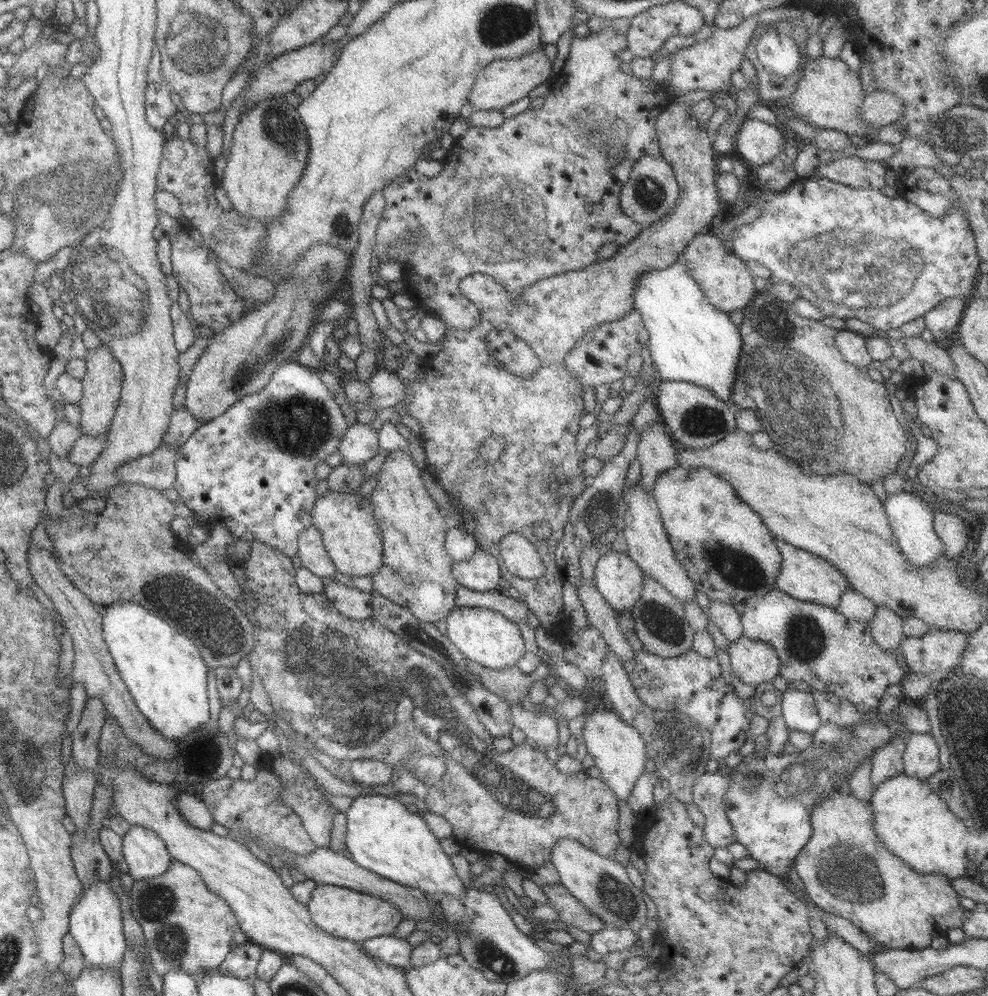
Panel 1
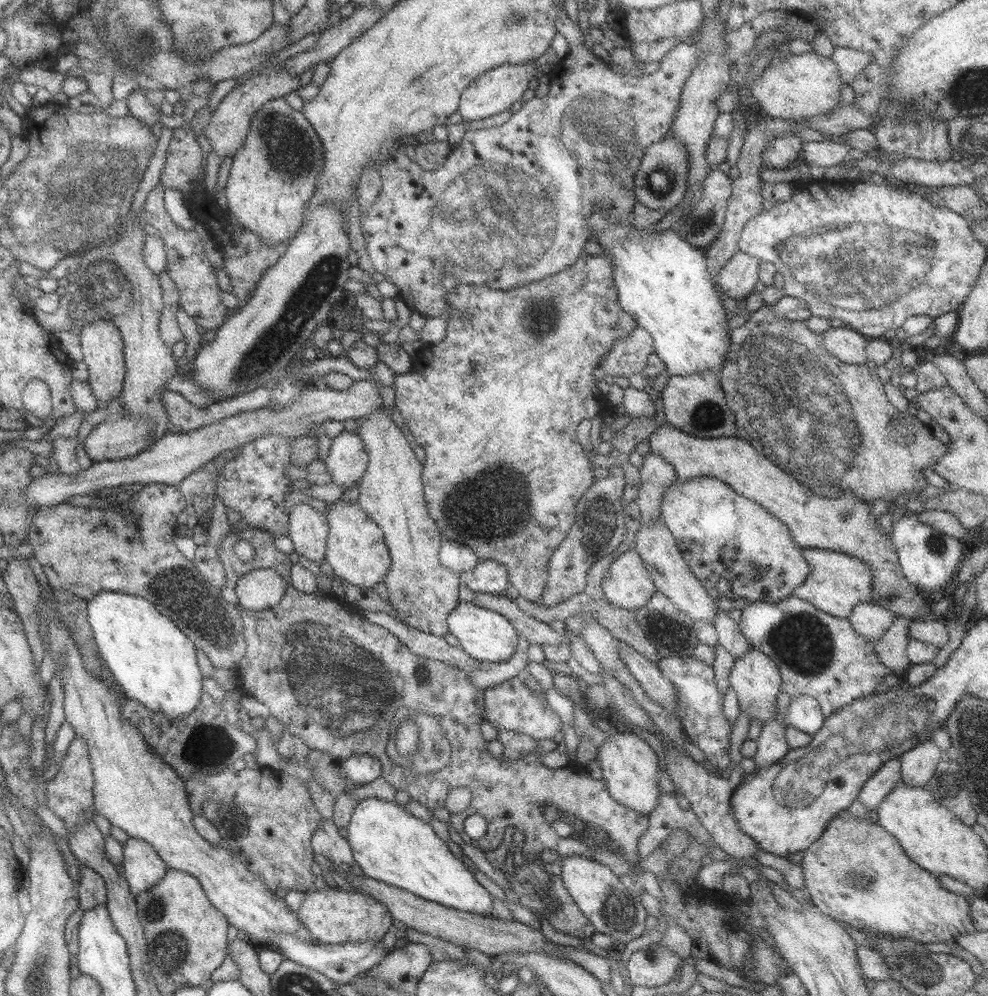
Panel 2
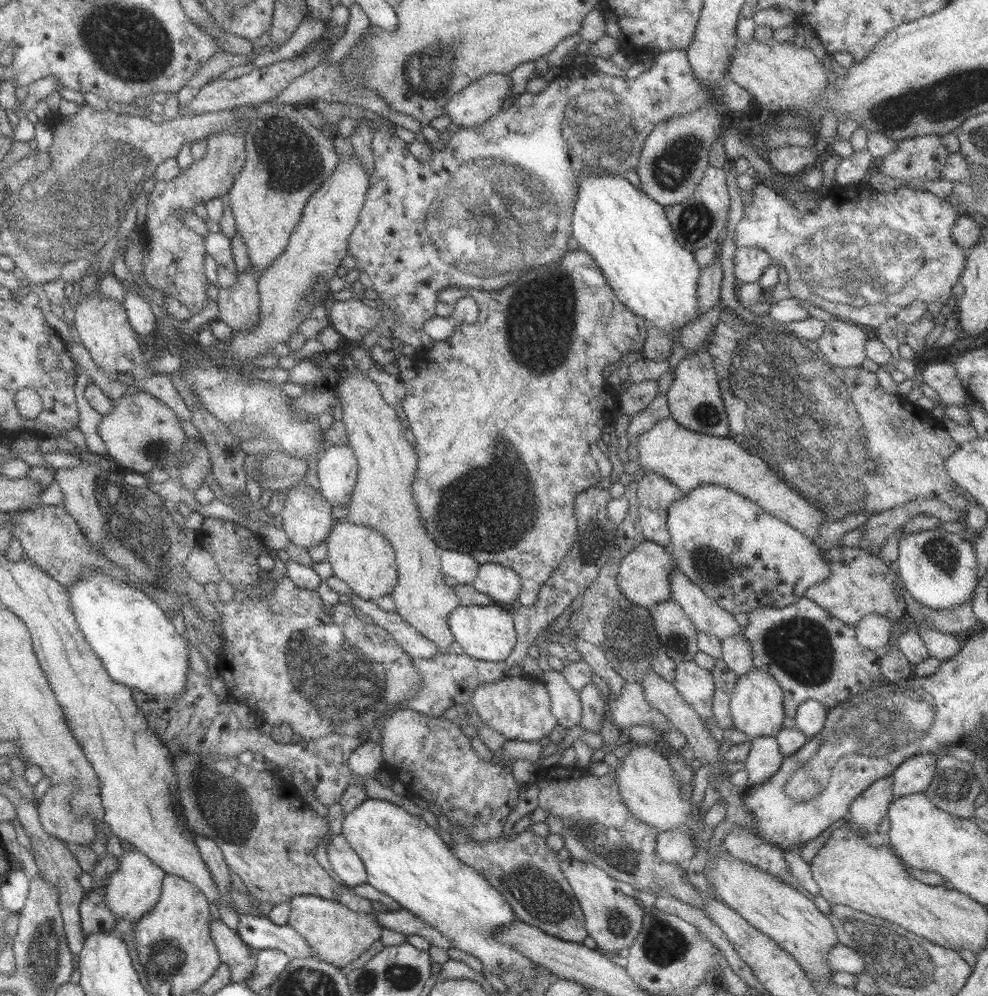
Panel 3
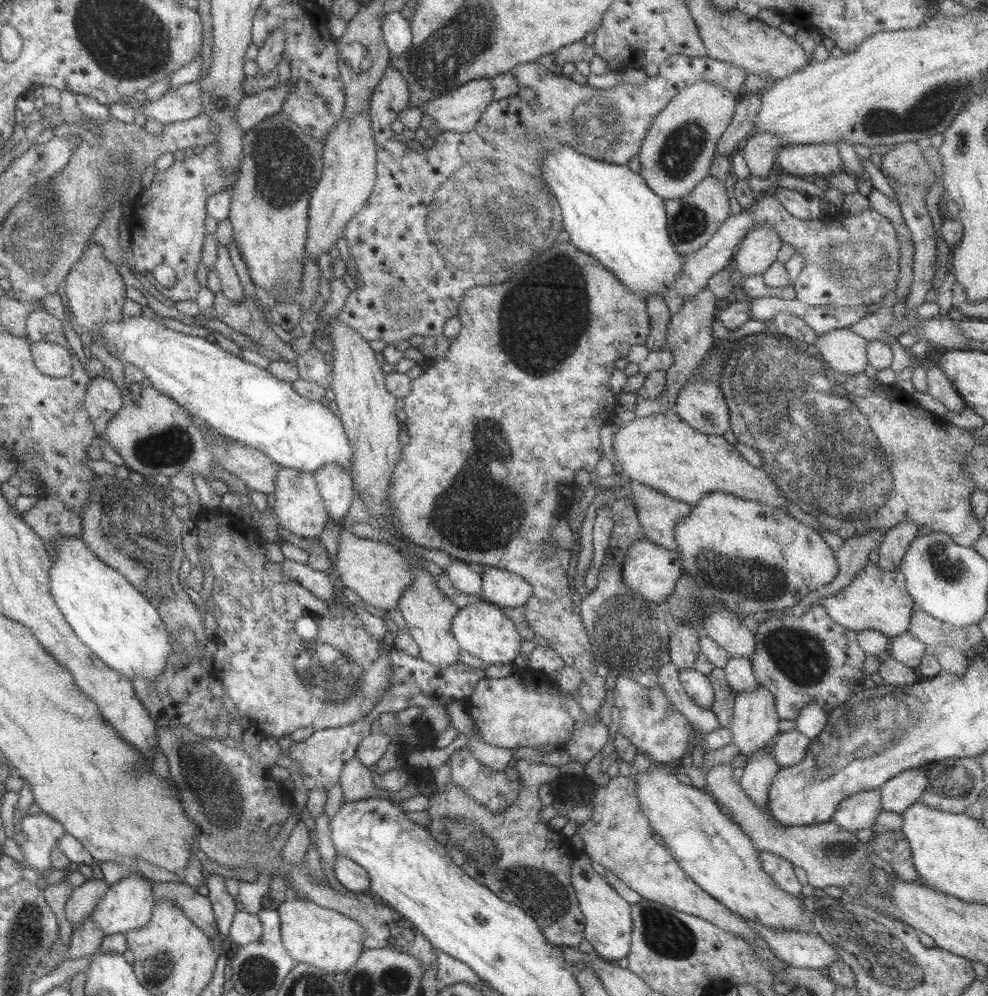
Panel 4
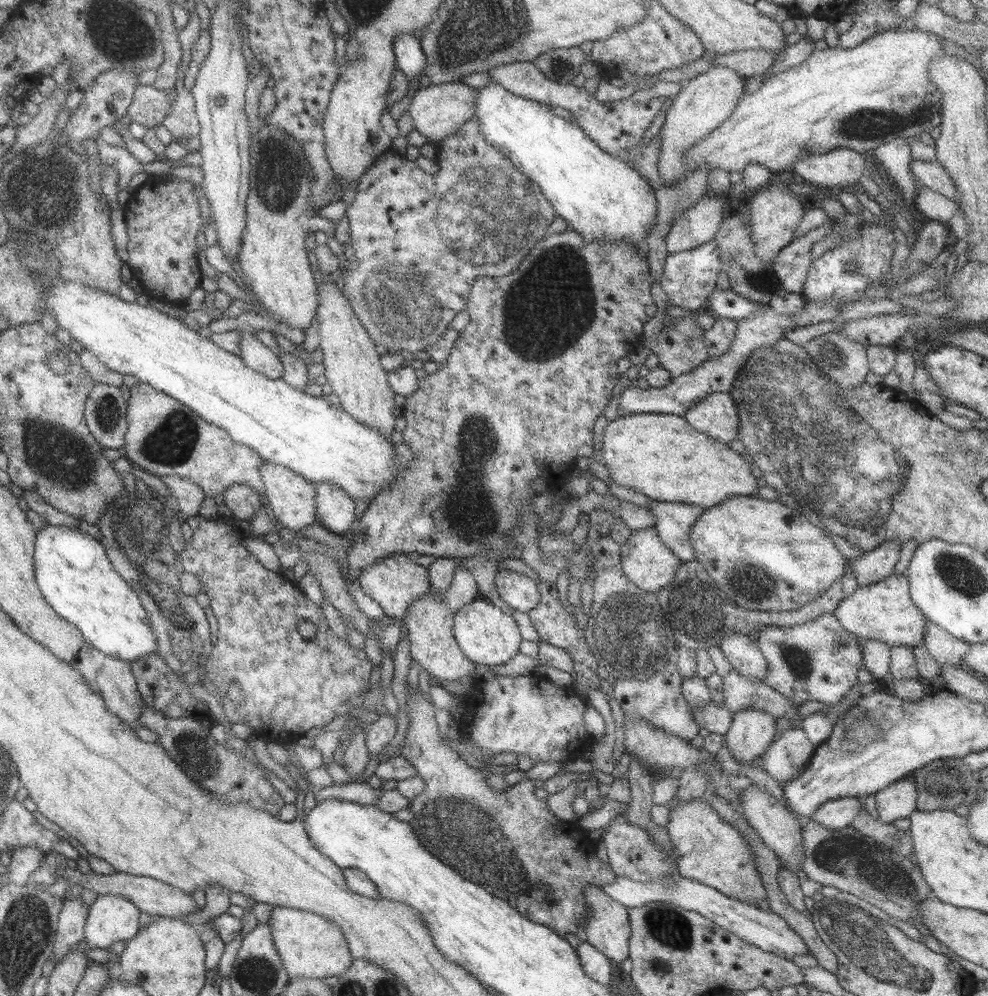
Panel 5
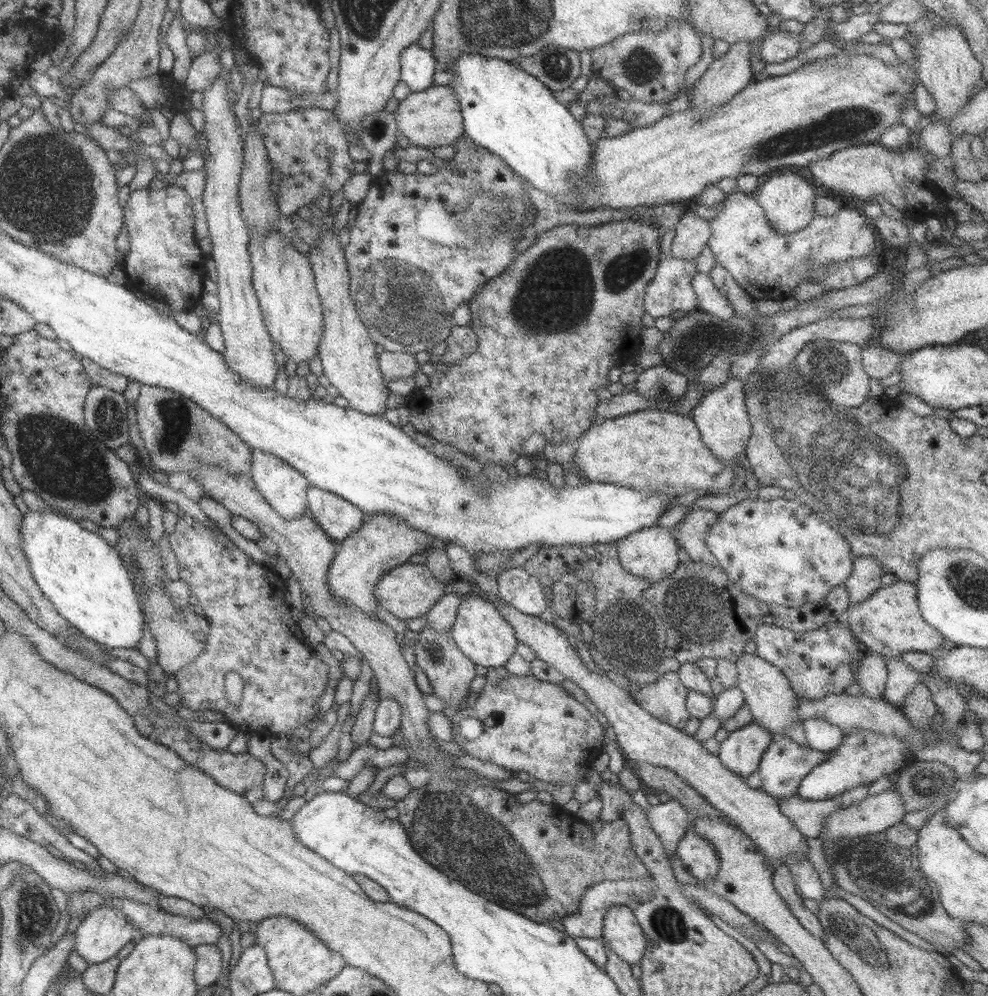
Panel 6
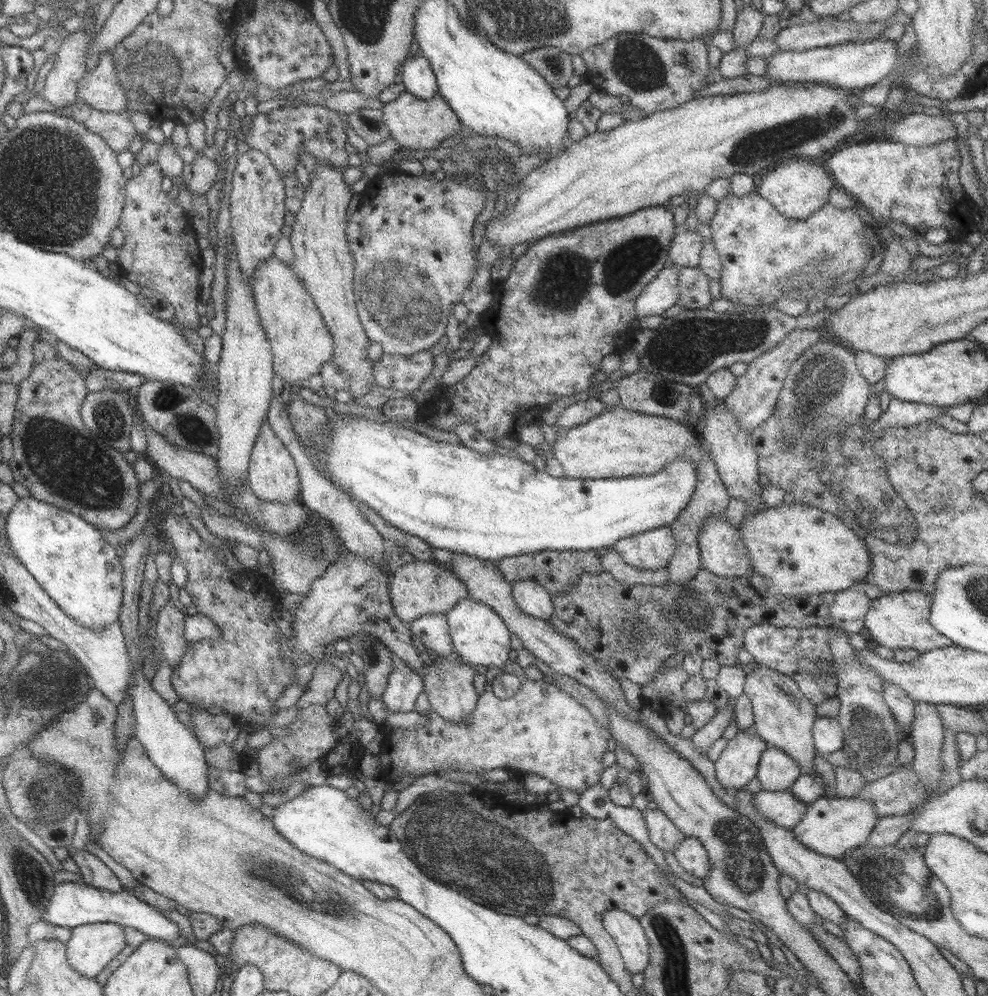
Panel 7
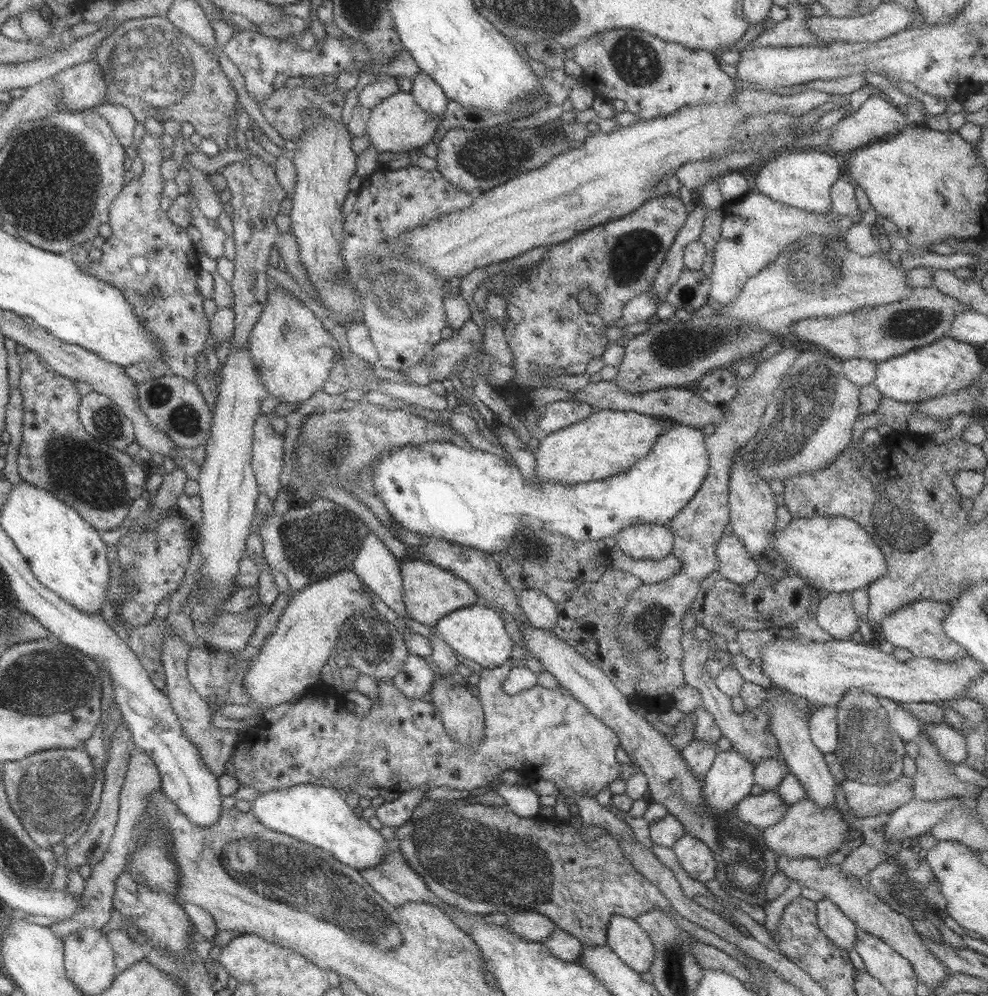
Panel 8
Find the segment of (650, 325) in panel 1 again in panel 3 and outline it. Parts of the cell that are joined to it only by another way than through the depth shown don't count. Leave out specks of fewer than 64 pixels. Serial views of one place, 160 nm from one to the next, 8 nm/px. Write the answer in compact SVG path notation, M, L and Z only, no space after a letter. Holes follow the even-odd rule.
M580 175L578 179L578 191L576 191L576 205L574 206L574 213L572 213L572 238L578 242L580 250L586 251L596 261L596 264L601 268L603 275L606 277L609 287L614 291L614 295L618 297L618 301L628 309L628 311L634 313L638 317L648 321L656 328L659 328L664 334L667 334L670 338L674 338L675 330L680 328L680 335L682 335L684 326L687 326L691 320L698 317L698 283L701 275L701 269L694 257L694 251L687 250L678 244L674 236L674 230L672 230L669 218L666 214L666 207L657 204L656 201L650 199L642 190L636 190L632 184L624 177L611 176L611 175Z

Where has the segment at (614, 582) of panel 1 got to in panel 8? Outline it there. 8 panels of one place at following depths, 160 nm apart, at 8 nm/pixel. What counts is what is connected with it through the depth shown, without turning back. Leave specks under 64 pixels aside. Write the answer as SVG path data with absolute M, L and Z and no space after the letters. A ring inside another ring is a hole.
M637 524L623 528L616 536L617 547L636 560L662 560L673 552L674 533L668 525Z

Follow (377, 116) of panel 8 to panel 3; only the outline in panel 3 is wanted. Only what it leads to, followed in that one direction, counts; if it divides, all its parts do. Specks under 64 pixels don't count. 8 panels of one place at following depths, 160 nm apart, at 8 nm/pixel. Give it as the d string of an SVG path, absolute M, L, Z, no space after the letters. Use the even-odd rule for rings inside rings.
M489 72L464 87L447 102L451 122L460 128L474 128L494 116L511 93L510 75Z

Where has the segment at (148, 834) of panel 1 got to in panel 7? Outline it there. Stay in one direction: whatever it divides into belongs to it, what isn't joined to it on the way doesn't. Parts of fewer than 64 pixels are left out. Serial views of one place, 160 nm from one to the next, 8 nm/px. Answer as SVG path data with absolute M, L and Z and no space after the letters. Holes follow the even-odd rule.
M112 922L84 924L72 928L66 944L67 961L80 975L95 979L127 947L122 925Z

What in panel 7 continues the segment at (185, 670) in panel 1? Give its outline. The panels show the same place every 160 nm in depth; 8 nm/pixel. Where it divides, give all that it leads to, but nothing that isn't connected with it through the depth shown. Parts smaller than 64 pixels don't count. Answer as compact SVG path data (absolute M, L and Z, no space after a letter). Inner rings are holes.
M32 496L20 498L6 518L7 538L15 557L70 618L90 630L119 622L124 596L123 560L98 527Z

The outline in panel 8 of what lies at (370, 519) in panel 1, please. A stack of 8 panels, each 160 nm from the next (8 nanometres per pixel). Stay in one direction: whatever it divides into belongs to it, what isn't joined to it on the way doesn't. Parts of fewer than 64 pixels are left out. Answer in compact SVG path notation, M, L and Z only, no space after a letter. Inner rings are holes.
M412 558L402 562L400 568L407 616L416 622L434 627L443 616L449 615L450 612L477 603L477 594L472 586L445 568Z

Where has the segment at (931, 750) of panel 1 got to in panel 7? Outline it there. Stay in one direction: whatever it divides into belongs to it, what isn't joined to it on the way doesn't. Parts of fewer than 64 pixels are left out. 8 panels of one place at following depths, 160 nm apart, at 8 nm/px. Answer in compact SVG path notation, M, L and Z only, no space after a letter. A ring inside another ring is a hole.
M822 796L820 799L810 804L801 820L794 828L790 830L795 834L795 839L804 843L806 848L817 852L824 856L831 856L834 858L842 858L846 851L856 849L861 844L866 843L868 836L874 830L874 827L879 821L879 814L876 812L874 803L866 802L862 798L830 798Z

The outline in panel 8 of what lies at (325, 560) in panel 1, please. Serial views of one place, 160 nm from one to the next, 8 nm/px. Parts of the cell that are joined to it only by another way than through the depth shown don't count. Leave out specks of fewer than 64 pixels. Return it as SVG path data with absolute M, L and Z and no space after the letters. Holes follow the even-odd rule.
M261 414L255 420L254 441L252 442L252 468L257 483L274 501L278 493L284 489L280 482L282 466L284 466L284 436L276 433L270 418Z

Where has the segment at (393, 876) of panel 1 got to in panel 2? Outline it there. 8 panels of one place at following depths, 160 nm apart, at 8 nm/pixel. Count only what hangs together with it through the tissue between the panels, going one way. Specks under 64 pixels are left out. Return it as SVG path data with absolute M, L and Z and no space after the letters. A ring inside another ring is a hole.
M378 798L363 799L352 813L347 832L356 864L360 866L363 874L371 879L393 884L395 887L413 892L420 898L443 904L444 907L481 915L492 913L493 896L476 881L472 870L461 859L454 857L448 849L447 842L434 833L430 823L424 823L410 812L406 812L404 805Z

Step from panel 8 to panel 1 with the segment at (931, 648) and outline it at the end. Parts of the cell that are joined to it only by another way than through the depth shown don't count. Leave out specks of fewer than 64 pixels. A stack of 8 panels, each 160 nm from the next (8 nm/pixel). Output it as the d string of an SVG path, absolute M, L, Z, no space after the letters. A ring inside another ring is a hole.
M774 537L776 546L782 555L780 572L776 577L776 589L783 590L795 599L820 603L827 607L837 607L840 597L846 589L850 589L845 576L831 563L812 552L806 552L788 544L784 539Z

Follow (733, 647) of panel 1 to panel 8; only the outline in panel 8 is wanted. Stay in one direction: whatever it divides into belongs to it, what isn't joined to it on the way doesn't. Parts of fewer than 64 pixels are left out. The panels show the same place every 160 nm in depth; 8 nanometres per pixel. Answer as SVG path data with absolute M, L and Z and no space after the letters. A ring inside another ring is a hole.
M734 748L718 751L702 782L702 802L707 811L719 815L751 795L755 765Z

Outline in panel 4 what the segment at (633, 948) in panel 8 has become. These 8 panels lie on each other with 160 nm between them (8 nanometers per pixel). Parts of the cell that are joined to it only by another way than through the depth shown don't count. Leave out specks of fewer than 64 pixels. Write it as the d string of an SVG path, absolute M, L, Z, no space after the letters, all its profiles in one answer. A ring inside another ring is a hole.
M578 851L571 864L571 883L586 919L584 938L592 944L595 952L605 959L619 961L627 957L631 949L632 909L631 904L613 885L613 880L596 873L587 853Z

